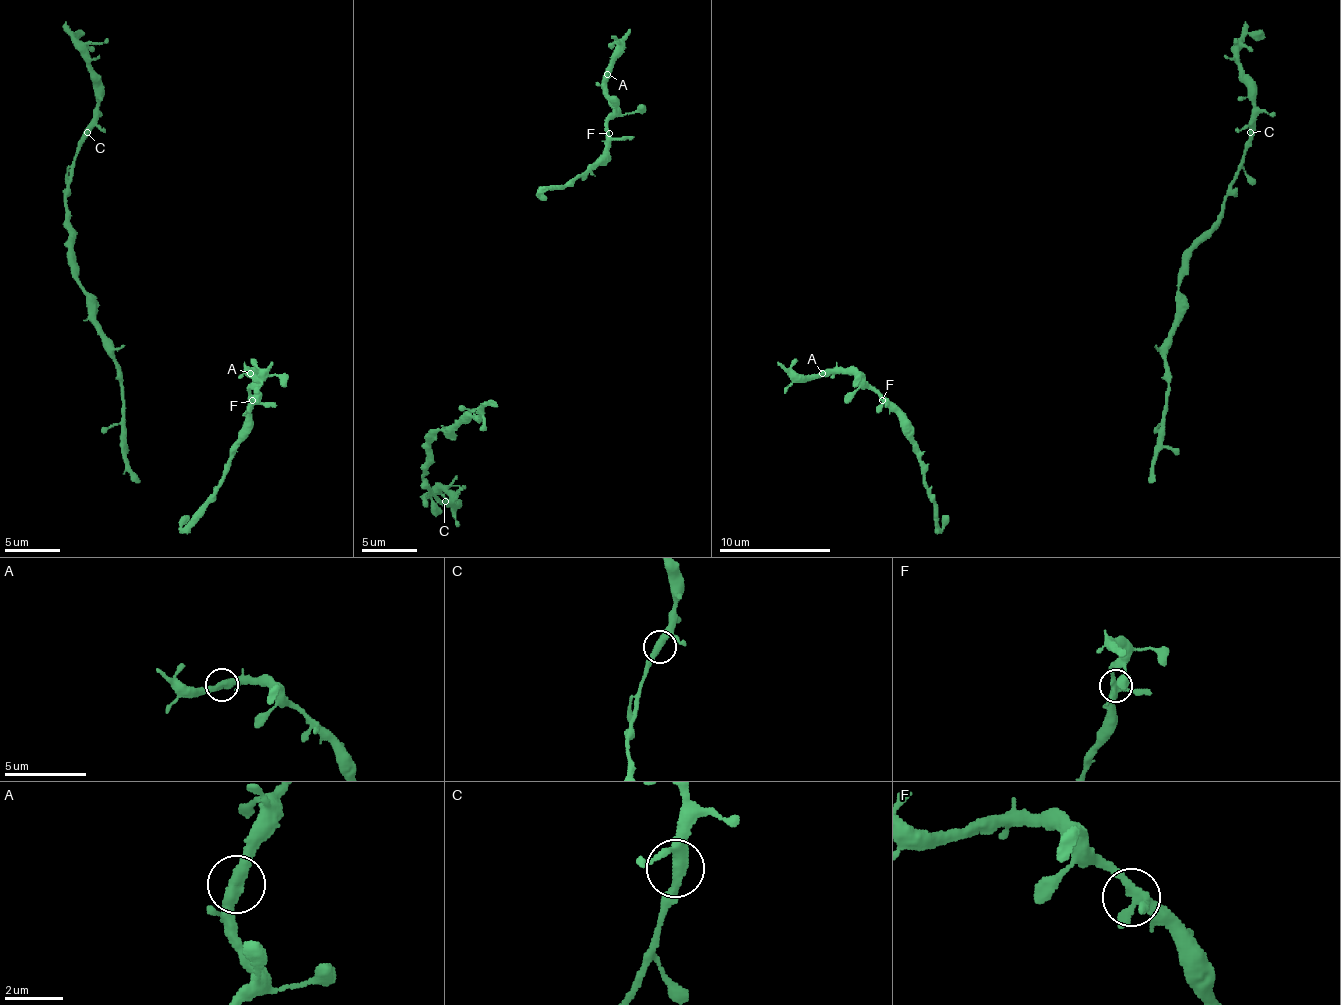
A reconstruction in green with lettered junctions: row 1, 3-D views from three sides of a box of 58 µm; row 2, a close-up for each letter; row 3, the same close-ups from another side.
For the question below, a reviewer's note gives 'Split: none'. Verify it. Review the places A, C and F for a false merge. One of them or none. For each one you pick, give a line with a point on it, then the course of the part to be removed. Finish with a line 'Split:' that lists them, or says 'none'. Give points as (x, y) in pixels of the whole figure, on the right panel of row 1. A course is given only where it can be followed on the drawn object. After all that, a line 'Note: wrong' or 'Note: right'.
Split: none
Note: right

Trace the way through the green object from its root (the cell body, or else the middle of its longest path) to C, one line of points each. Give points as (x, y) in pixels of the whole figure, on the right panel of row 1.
C: (1152, 470), (1169, 386), (1166, 339), (1177, 319), (1177, 283), (1186, 252), (1222, 211), (1250, 132)

